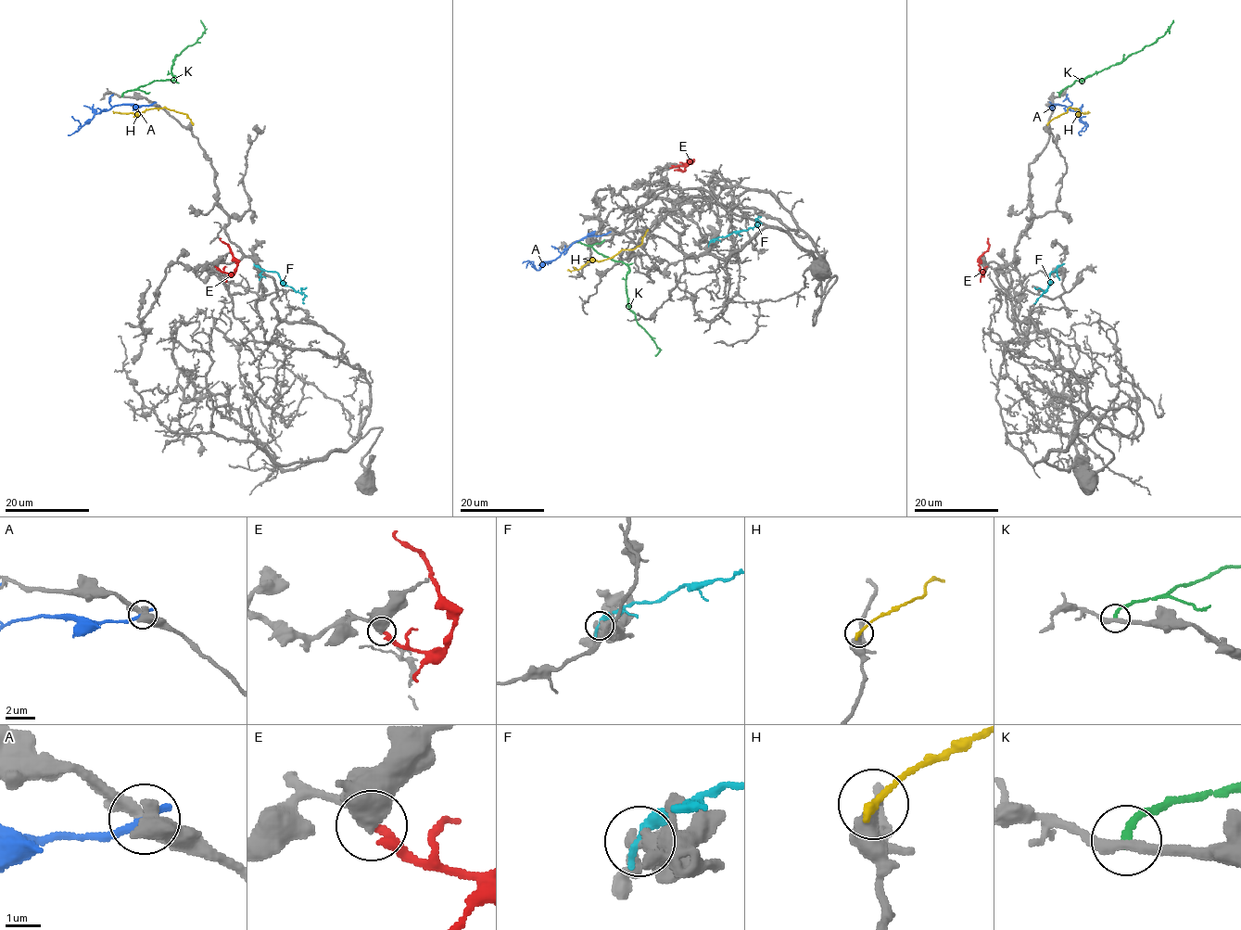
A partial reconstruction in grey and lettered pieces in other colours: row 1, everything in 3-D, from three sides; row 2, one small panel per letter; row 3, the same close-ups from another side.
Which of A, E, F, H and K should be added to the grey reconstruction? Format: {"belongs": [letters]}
{"belongs": ["E"]}

